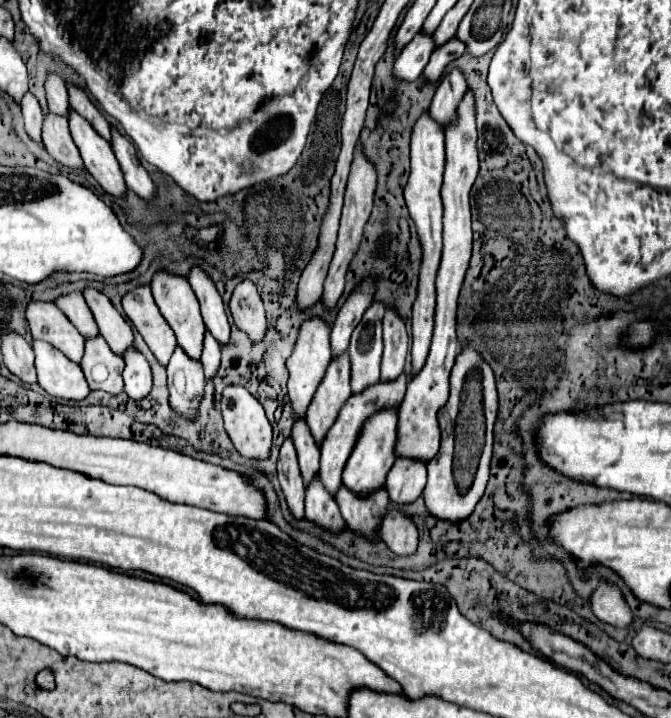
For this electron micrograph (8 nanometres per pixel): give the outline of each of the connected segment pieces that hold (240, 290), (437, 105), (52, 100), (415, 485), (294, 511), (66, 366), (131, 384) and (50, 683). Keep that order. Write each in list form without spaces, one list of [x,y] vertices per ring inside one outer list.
[[[242,280],[230,300],[230,312],[232,312],[232,320],[234,324],[254,342],[262,342],[266,336],[266,314],[264,314],[264,306],[260,300],[260,294],[254,286],[254,282],[250,280]]]
[[[452,68],[446,78],[440,80],[434,100],[430,104],[430,114],[446,126],[450,120],[454,120],[454,108],[458,106],[458,100],[462,100],[468,84],[460,68]]]
[[[48,74],[48,76],[46,76],[44,90],[46,90],[48,108],[50,108],[52,112],[58,112],[58,114],[68,116],[70,104],[68,104],[68,96],[66,96],[66,88],[64,88],[62,78],[56,76],[56,74]]]
[[[394,464],[386,480],[386,490],[396,506],[412,504],[424,490],[426,464]]]
[[[290,438],[282,444],[282,450],[280,450],[278,480],[280,480],[280,486],[282,486],[290,514],[296,520],[302,520],[304,518],[304,484],[302,484],[294,444]]]
[[[34,342],[36,352],[36,370],[38,370],[38,384],[54,398],[82,402],[90,388],[86,378],[82,376],[82,368],[72,360],[66,360],[62,352],[50,348],[50,344]]]
[[[134,350],[130,356],[126,356],[126,368],[124,368],[124,388],[130,400],[140,402],[144,400],[152,390],[152,372],[146,362],[146,358]]]
[[[50,668],[40,670],[38,676],[36,676],[36,682],[38,682],[38,686],[44,688],[44,690],[54,690],[54,686],[56,686],[56,684],[54,684],[54,674],[52,674]]]

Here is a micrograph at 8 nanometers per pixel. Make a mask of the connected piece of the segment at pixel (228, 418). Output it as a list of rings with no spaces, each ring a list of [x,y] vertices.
[[[228,386],[222,396],[222,414],[224,414],[224,426],[226,432],[236,448],[236,452],[244,458],[252,460],[266,460],[270,458],[272,450],[272,426],[264,414],[262,404],[242,386]]]

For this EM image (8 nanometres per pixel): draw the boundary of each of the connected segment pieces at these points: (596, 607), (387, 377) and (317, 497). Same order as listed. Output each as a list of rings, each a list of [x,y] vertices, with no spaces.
[[[600,584],[600,588],[592,594],[592,612],[600,622],[612,624],[616,628],[628,628],[634,622],[622,592],[612,584]]]
[[[386,310],[384,316],[384,356],[382,356],[382,376],[380,382],[392,382],[404,372],[404,362],[408,354],[408,332],[396,312]]]
[[[314,478],[306,488],[306,518],[318,528],[332,532],[334,536],[344,532],[344,520],[340,516],[338,504],[322,488],[320,478]]]

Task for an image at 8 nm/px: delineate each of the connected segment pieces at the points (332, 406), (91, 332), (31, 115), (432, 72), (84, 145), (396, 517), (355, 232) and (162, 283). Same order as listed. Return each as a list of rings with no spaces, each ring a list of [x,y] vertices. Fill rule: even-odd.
[[[342,354],[342,358],[330,362],[322,384],[310,402],[310,412],[306,414],[306,424],[318,448],[322,446],[326,432],[336,422],[338,412],[350,394],[350,360],[346,354]]]
[[[72,292],[70,296],[60,296],[56,300],[56,306],[64,312],[64,316],[78,328],[78,332],[90,340],[98,336],[98,326],[92,318],[92,312],[80,292]]]
[[[26,92],[20,100],[20,106],[22,106],[22,112],[24,112],[24,126],[26,126],[26,132],[36,140],[40,142],[40,134],[42,134],[42,110],[40,110],[40,104],[38,100]]]
[[[452,36],[448,42],[444,42],[442,46],[438,46],[428,62],[428,66],[424,68],[424,76],[428,80],[438,80],[444,72],[444,68],[448,64],[452,64],[458,56],[462,56],[466,52],[466,44],[462,40],[458,40],[456,36]]]
[[[72,110],[68,118],[70,134],[74,138],[74,144],[78,146],[82,162],[86,164],[86,170],[100,182],[100,186],[108,194],[124,196],[126,182],[122,180],[122,172],[110,144],[78,112]]]
[[[392,506],[382,522],[382,540],[398,556],[410,556],[418,548],[418,530],[412,518],[406,518],[404,510]]]
[[[362,144],[356,146],[354,150],[354,160],[350,166],[350,176],[348,176],[348,184],[346,184],[346,192],[344,192],[344,210],[342,210],[342,218],[340,218],[340,232],[338,232],[338,242],[336,242],[336,252],[334,258],[330,262],[330,270],[324,282],[324,292],[322,292],[322,302],[326,308],[334,308],[344,292],[344,276],[348,270],[350,260],[354,258],[362,232],[364,232],[364,224],[370,216],[372,210],[372,198],[374,198],[374,190],[376,190],[376,168],[374,164],[364,156],[364,148]]]
[[[156,272],[154,280],[152,280],[152,294],[154,294],[156,306],[160,308],[162,316],[166,318],[166,322],[174,330],[174,334],[178,338],[178,346],[188,354],[188,358],[200,360],[206,328],[204,328],[204,322],[202,322],[202,316],[200,316],[200,304],[196,300],[188,280],[182,278],[182,276],[168,274],[168,272]]]

